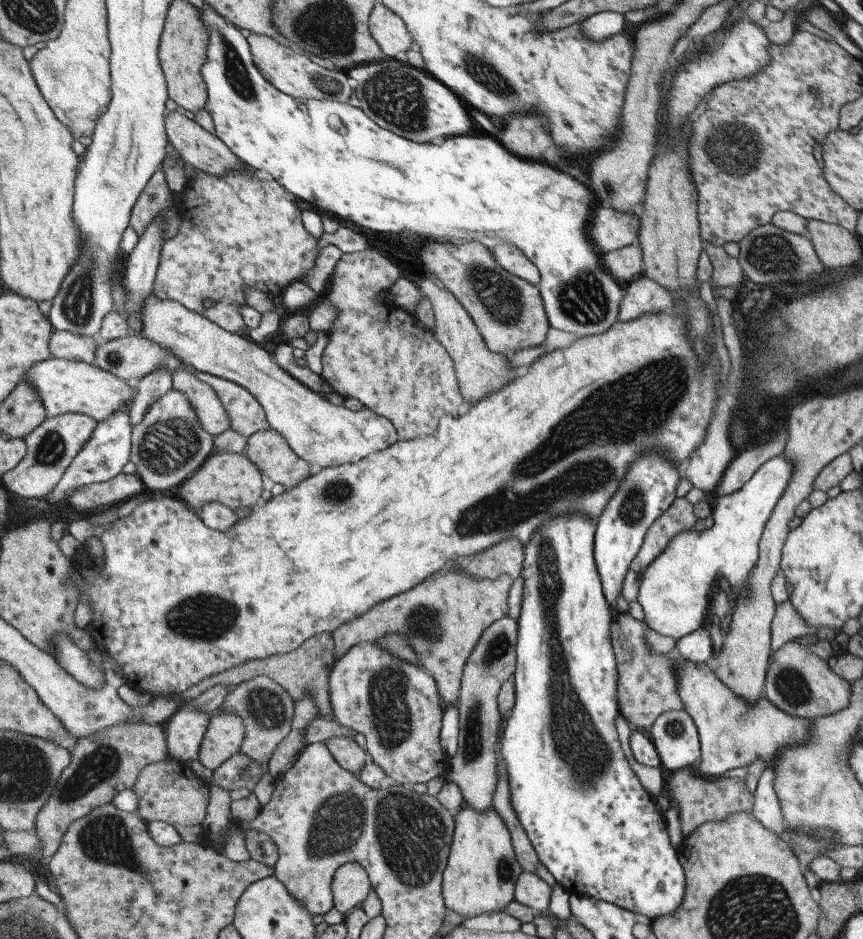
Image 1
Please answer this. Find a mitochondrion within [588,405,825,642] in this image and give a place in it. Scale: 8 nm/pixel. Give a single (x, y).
(633, 509)

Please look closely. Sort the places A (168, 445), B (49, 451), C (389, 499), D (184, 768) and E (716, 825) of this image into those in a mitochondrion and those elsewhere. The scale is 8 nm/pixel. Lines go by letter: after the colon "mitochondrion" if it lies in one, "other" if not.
A: mitochondrion
B: mitochondrion
C: other
D: other
E: other

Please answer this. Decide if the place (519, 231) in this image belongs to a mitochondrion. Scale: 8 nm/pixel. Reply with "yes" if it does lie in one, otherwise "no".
no

